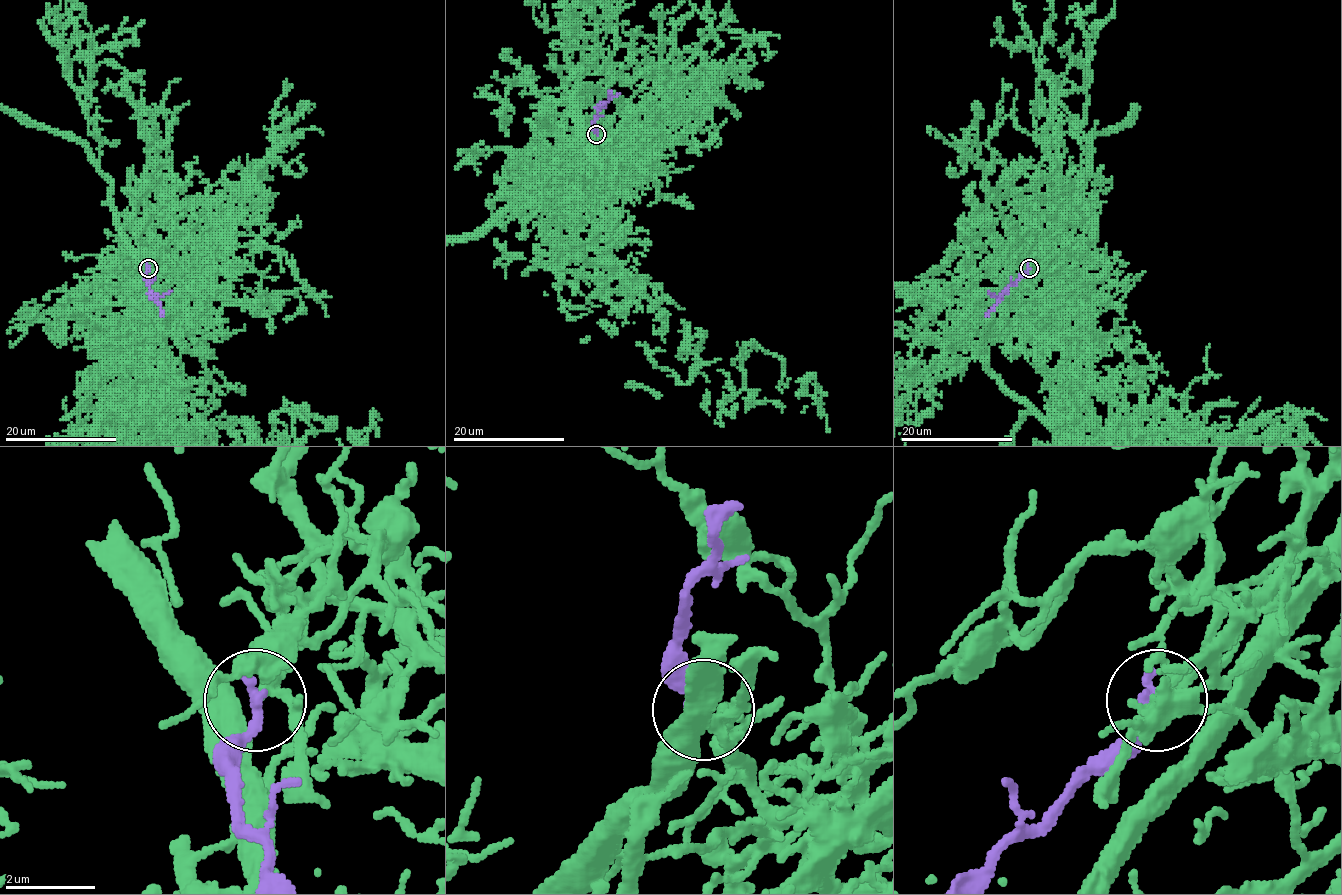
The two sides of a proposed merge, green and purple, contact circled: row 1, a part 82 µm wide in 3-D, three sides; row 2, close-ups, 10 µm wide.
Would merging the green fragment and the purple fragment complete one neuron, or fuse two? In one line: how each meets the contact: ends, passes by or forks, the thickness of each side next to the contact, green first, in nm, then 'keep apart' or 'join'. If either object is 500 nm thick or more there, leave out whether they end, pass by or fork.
green forks; purple ends; calibres 160 and 280 nm; join

